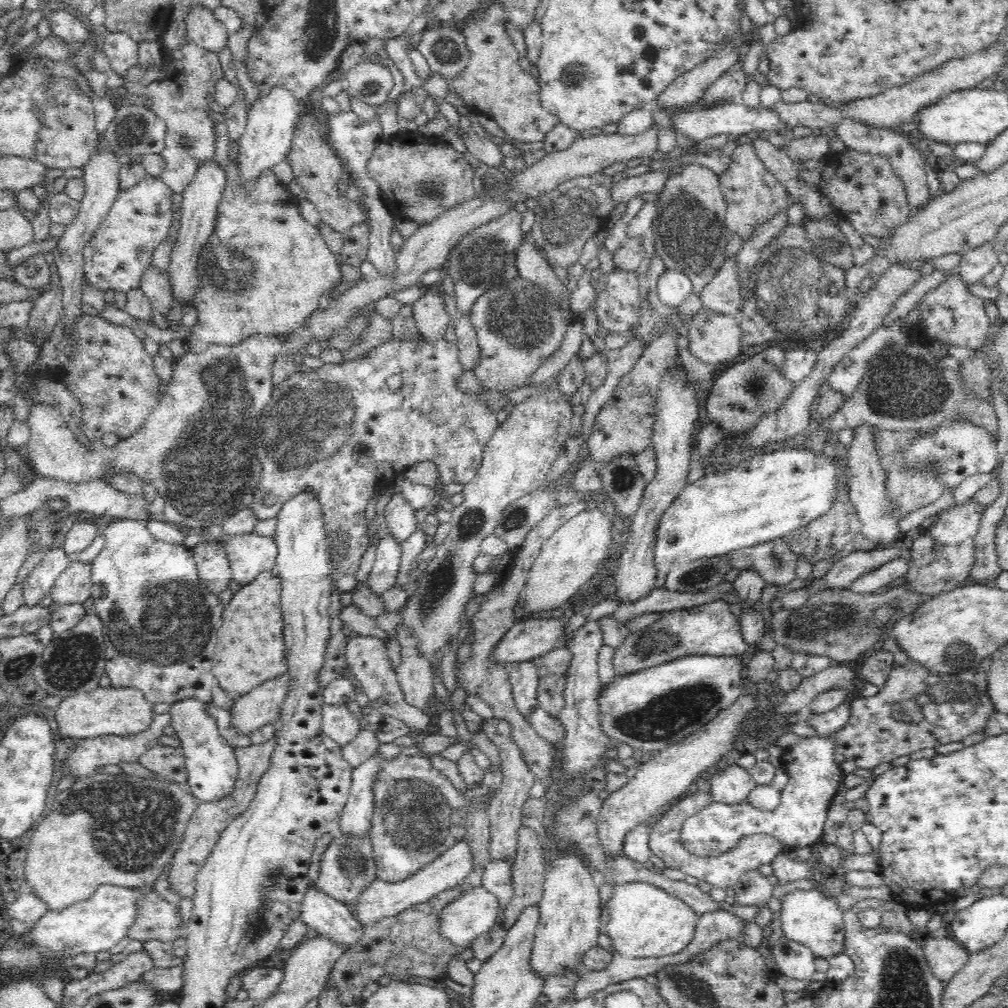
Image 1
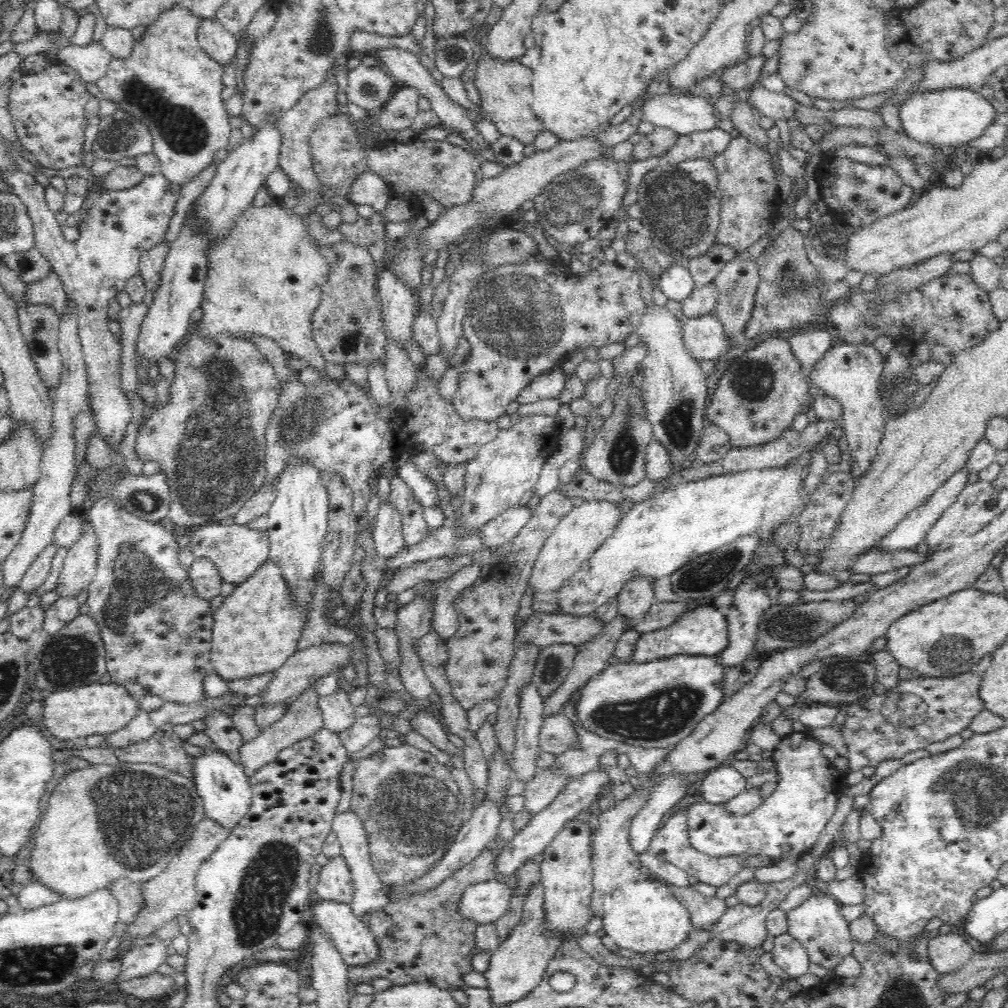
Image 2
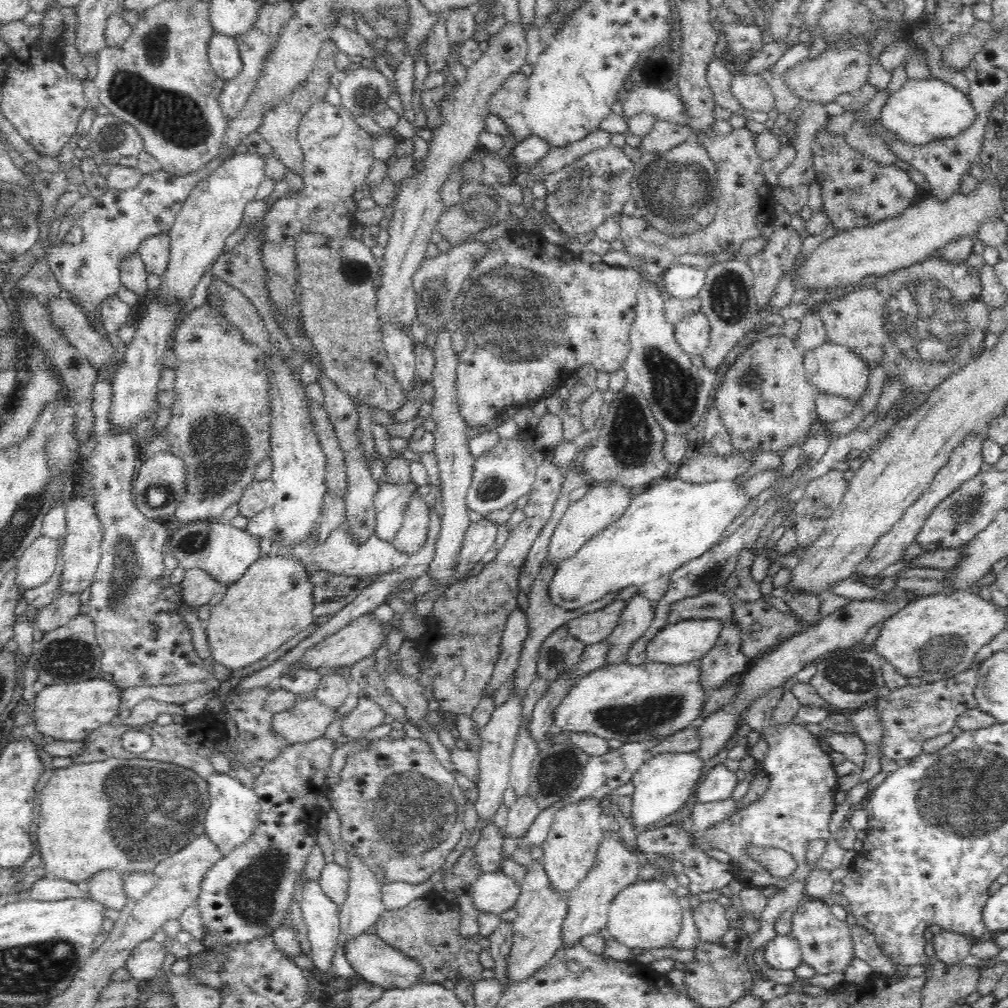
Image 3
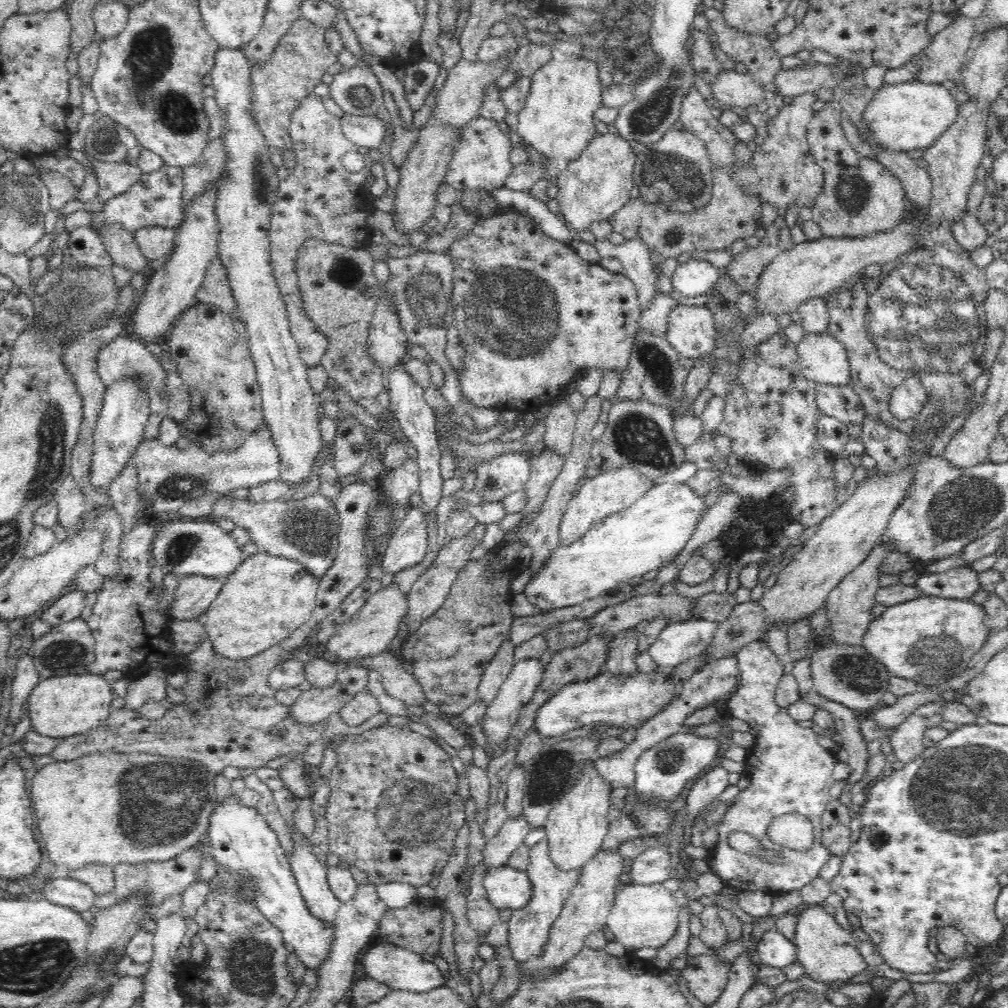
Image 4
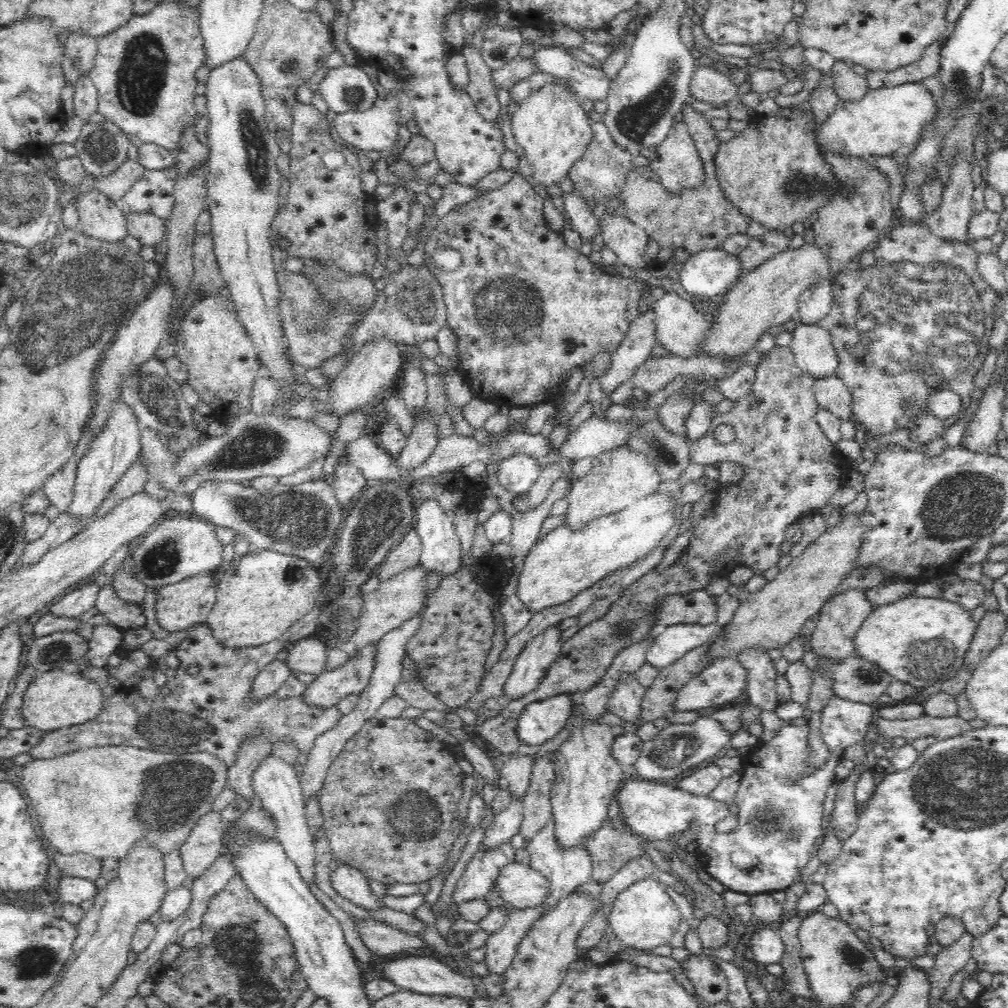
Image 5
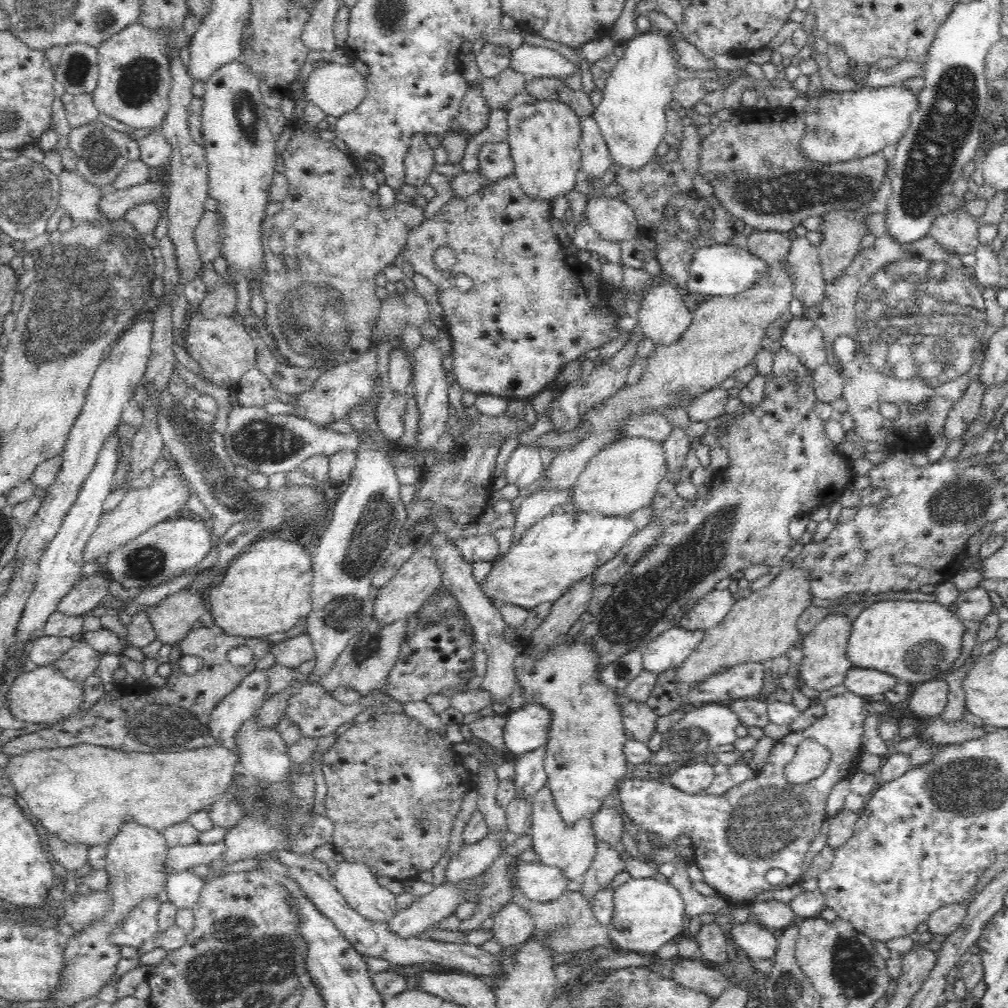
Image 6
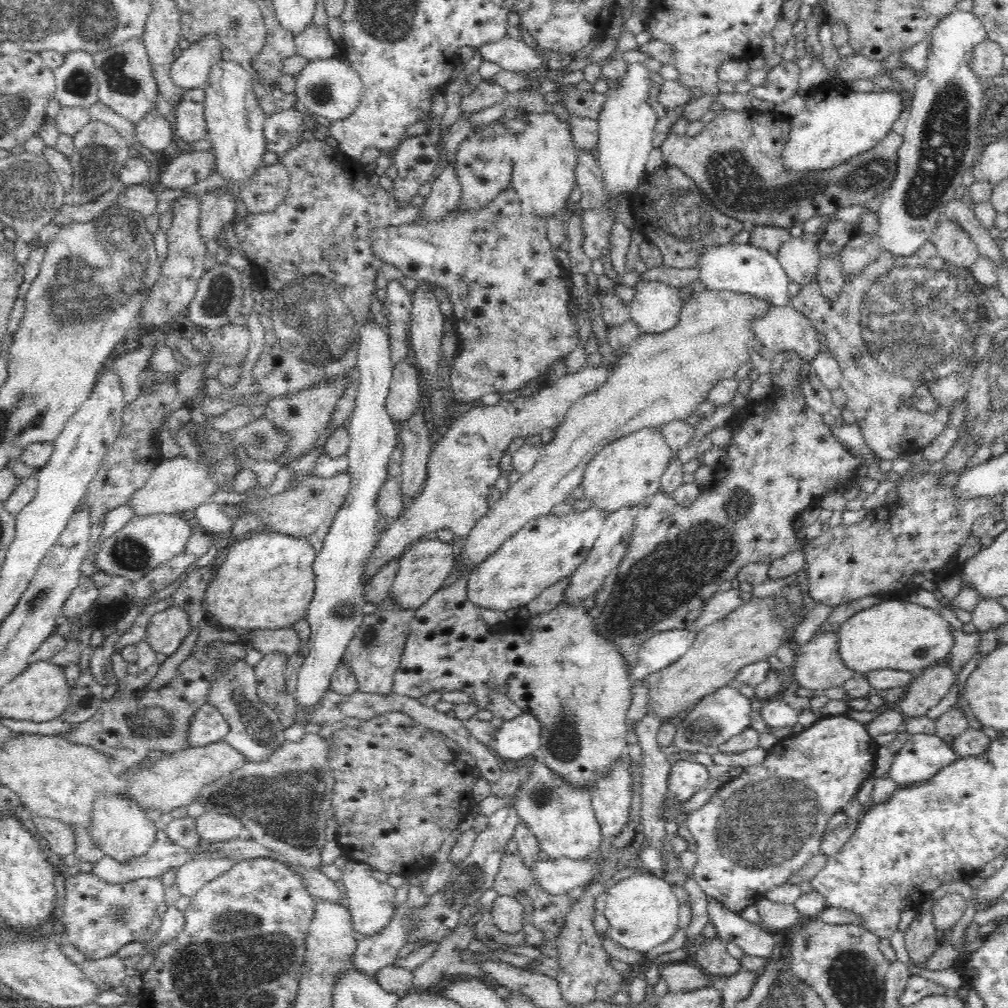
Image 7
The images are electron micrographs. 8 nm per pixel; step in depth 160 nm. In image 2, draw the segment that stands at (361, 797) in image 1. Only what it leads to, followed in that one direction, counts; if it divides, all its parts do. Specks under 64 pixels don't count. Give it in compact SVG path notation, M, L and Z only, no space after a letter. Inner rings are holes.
M349 808L334 817L332 830L337 834L342 846L341 856L346 859L348 867L352 871L352 879L354 879L354 900L350 902L350 907L358 918L366 920L371 912L384 908L389 903L389 898L385 895L386 885L379 879L371 863L369 841L364 830L364 821L360 819L358 813L354 814L354 811Z

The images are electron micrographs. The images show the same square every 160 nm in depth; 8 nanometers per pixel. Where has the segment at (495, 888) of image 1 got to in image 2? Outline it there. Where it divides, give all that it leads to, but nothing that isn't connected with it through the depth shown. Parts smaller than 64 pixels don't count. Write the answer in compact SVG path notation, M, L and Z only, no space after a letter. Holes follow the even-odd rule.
M600 765L596 766L596 770L582 774L576 780L568 782L552 804L532 816L530 822L522 830L517 830L512 840L508 841L500 850L495 862L496 879L504 881L511 874L515 874L525 862L543 853L552 840L558 836L558 832L564 828L564 824L573 820L581 810L588 810L590 806L596 805L598 799L604 794L603 786L608 786L608 784L610 784L610 775L608 775L608 771L601 769Z

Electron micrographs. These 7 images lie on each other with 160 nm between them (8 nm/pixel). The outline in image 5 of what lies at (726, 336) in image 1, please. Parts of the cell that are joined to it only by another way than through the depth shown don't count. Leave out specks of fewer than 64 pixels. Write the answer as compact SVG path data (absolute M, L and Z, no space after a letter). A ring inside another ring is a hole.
M674 291L667 292L655 302L654 313L656 313L656 340L670 352L684 358L698 357L702 352L706 334L708 334L708 320L700 313L691 302L682 299Z

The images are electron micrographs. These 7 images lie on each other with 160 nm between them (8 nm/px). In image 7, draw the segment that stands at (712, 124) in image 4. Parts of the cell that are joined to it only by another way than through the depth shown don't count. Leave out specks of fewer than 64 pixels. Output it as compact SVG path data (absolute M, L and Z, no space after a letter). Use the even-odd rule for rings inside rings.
M664 163L652 173L646 173L639 188L629 195L629 208L635 229L662 251L663 264L670 268L697 268L704 251L710 247L732 243L743 224L716 208L700 188L676 166Z

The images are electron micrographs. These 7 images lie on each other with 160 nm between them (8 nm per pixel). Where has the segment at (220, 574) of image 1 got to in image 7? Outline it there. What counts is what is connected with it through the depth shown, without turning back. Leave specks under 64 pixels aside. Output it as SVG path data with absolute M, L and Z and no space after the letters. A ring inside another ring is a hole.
M175 605L152 616L148 622L146 643L156 653L170 656L178 650L191 630L188 612Z

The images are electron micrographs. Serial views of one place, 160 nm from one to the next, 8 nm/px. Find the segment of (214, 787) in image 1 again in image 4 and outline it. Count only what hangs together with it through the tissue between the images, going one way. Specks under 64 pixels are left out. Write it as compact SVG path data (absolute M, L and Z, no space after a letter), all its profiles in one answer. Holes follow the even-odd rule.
M226 794L219 803L215 803L215 809L209 818L209 829L207 836L212 845L213 858L218 866L228 867L228 871L236 873L242 877L244 885L252 887L256 900L254 904L261 910L261 913L283 934L283 939L287 946L292 947L292 950L298 959L304 963L306 968L316 970L319 964L327 959L328 953L331 949L331 942L334 940L334 927L333 924L327 924L319 918L312 916L308 910L306 901L300 894L299 886L295 881L291 864L286 858L283 849L280 846L278 837L273 829L270 829L268 822L264 816L258 813L256 807L245 806L239 794Z

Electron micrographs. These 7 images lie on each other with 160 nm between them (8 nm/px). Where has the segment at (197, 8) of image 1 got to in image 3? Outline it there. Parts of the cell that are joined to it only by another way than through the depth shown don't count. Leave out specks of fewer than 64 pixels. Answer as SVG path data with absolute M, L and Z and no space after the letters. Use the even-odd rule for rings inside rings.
M214 31L208 43L207 55L216 71L216 78L220 77L226 83L232 82L242 70L243 62L235 37Z

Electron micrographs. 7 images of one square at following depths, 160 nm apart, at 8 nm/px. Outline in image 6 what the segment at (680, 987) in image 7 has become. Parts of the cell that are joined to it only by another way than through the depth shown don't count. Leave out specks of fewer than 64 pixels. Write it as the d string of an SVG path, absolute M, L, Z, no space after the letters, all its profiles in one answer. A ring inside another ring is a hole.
M678 957L671 966L673 982L697 992L704 992L708 997L712 997L712 1000L718 998L725 989L731 986L728 983L728 977L724 976L718 968L708 967L706 962Z

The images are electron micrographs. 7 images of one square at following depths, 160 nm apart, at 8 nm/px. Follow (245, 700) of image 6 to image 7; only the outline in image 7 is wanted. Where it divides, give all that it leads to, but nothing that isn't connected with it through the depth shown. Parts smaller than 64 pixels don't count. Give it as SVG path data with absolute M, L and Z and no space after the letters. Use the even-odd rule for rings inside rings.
M205 703L190 718L185 732L185 742L187 747L206 747L209 744L224 741L228 732L228 721L212 704Z

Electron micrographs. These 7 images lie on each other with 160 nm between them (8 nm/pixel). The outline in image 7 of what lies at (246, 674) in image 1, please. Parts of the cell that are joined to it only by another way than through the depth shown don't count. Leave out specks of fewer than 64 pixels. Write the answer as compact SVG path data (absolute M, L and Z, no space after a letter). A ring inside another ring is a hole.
M254 532L245 538L238 539L237 541L232 542L231 544L227 545L224 549L222 556L215 568L215 576L210 582L208 589L205 593L205 601L204 605L206 611L208 612L209 616L218 623L219 626L226 629L232 629L237 631L244 631L244 630L254 630L254 629L280 629L280 628L289 628L293 627L296 624L296 621L300 619L305 619L307 616L308 608L312 602L312 598L314 598L315 594L315 580L316 574L313 570L313 564L315 563L315 556L317 552L313 548L313 546L308 542L308 540L288 536L287 533L280 533L280 532Z

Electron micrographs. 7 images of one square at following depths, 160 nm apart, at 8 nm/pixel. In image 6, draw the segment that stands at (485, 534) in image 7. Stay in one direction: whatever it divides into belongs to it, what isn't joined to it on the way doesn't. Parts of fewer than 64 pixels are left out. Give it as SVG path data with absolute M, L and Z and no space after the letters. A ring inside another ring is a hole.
M780 261L770 266L770 272L766 276L766 280L748 287L746 291L738 294L714 295L706 298L703 303L698 304L698 308L692 312L692 321L679 339L673 344L656 345L656 354L648 360L646 364L646 372L642 376L642 380L636 386L628 386L626 390L617 390L608 400L600 402L596 405L596 412L592 412L588 416L588 426L592 426L592 436L588 436L588 440L582 440L570 448L558 449L556 456L553 458L550 466L547 466L548 480L550 480L550 488L572 489L581 472L586 468L588 462L593 456L596 456L610 442L620 440L624 424L628 420L632 420L632 416L644 416L644 412L656 412L660 410L660 406L674 406L674 398L686 390L692 396L700 396L705 392L711 391L714 386L719 386L723 381L734 376L736 370L745 368L755 362L756 355L760 352L763 337L766 337L766 328L772 324L777 318L780 318L786 310L790 308L792 302L794 288L794 279L788 271L788 261Z

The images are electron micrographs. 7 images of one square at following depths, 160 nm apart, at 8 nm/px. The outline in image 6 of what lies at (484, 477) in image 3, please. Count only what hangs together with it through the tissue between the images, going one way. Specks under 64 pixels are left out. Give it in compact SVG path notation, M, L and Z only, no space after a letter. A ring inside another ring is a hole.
M519 445L505 466L507 484L516 484L520 489L535 483L544 469L539 450L533 445Z

